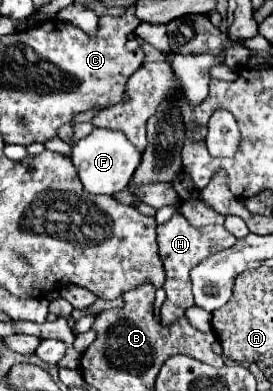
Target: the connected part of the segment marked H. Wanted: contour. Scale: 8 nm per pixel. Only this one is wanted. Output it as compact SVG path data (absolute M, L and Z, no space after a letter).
M173 215L167 223L159 225L157 227L157 253L159 253L159 259L163 263L163 269L165 269L165 293L167 293L167 299L161 307L161 319L165 325L169 325L171 321L177 321L179 317L185 315L185 309L193 305L193 293L191 293L191 279L189 279L189 271L199 263L203 261L205 257L217 253L217 251L223 251L223 249L229 249L231 245L235 245L235 235L229 233L225 227L221 225L207 225L207 227L193 227L183 215Z

